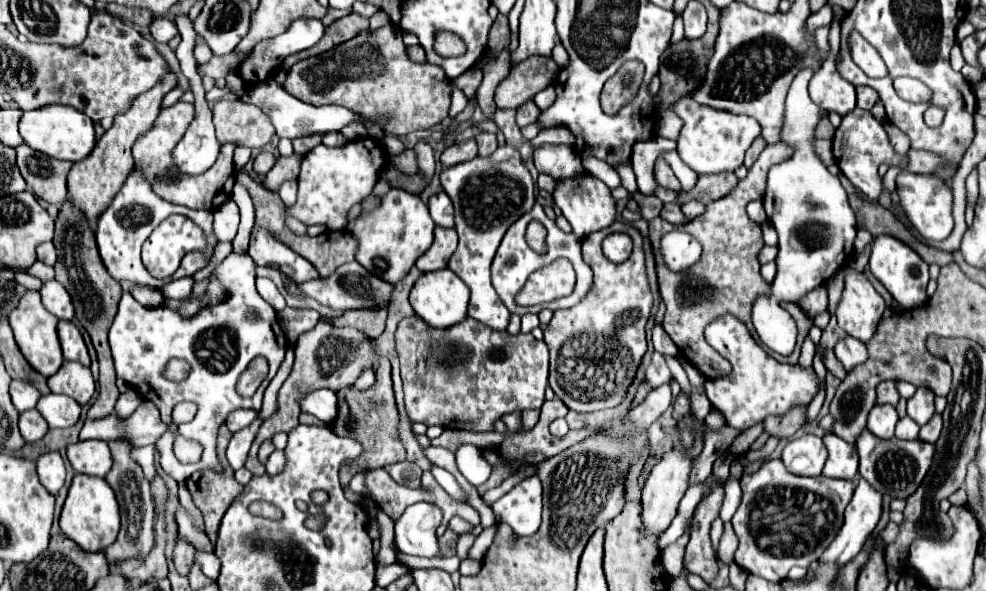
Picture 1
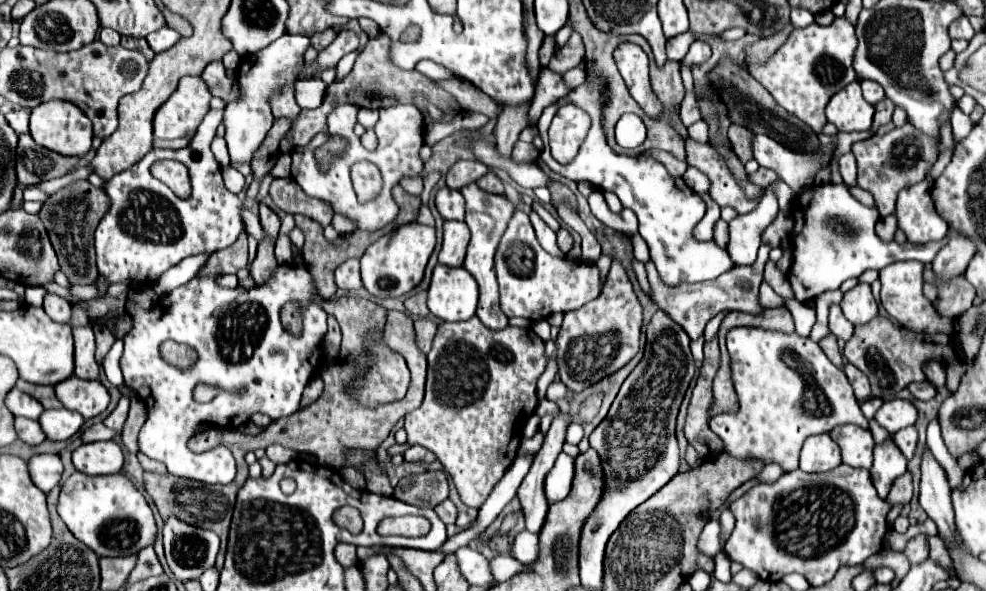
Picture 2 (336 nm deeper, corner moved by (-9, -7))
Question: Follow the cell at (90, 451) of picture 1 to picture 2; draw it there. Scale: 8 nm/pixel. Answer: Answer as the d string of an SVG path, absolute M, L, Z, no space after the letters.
M96 441L80 445L72 453L72 463L86 475L114 475L122 469L124 455L116 441Z

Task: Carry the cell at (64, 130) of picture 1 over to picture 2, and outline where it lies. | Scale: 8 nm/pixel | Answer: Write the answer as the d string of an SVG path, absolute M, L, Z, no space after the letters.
M60 99L40 103L30 113L30 135L38 145L50 151L56 151L60 155L76 155L76 157L84 157L90 151L92 137L94 137L92 121L76 105L68 101L60 101Z

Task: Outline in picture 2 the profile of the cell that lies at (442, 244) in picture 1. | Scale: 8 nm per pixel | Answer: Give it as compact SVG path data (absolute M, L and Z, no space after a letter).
M462 221L444 223L444 243L438 255L438 263L446 267L460 267L464 263L466 247L470 241L470 229Z

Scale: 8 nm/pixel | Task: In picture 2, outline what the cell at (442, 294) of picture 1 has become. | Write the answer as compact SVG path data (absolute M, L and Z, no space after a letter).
M436 265L428 289L428 309L440 321L466 321L478 303L478 283L464 267Z

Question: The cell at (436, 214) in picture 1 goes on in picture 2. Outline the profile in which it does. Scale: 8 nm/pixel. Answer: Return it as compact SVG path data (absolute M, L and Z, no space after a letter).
M442 187L436 193L436 209L444 219L464 221L464 197L460 191Z

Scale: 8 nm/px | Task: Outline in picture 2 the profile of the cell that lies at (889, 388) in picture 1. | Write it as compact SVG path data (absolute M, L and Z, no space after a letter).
M924 381L924 383L910 383L910 385L908 385L908 391L910 391L916 399L920 399L920 401L928 401L928 399L932 399L932 397L936 395L936 389L934 389L928 381Z

